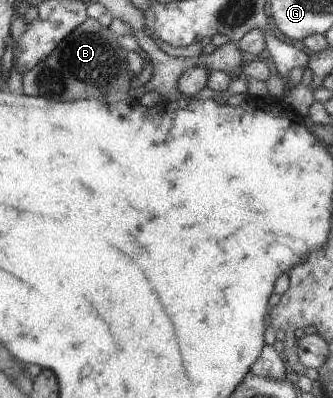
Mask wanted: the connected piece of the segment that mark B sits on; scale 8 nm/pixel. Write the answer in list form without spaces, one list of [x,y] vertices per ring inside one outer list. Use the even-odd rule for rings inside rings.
[[[86,18],[78,27],[75,27],[53,52],[41,59],[34,67],[21,74],[23,87],[21,91],[27,96],[42,96],[50,101],[74,101],[95,99],[105,104],[127,100],[130,89],[130,79],[133,76],[127,68],[125,60],[127,51],[118,47],[115,35],[107,26],[101,26],[96,20]]]

